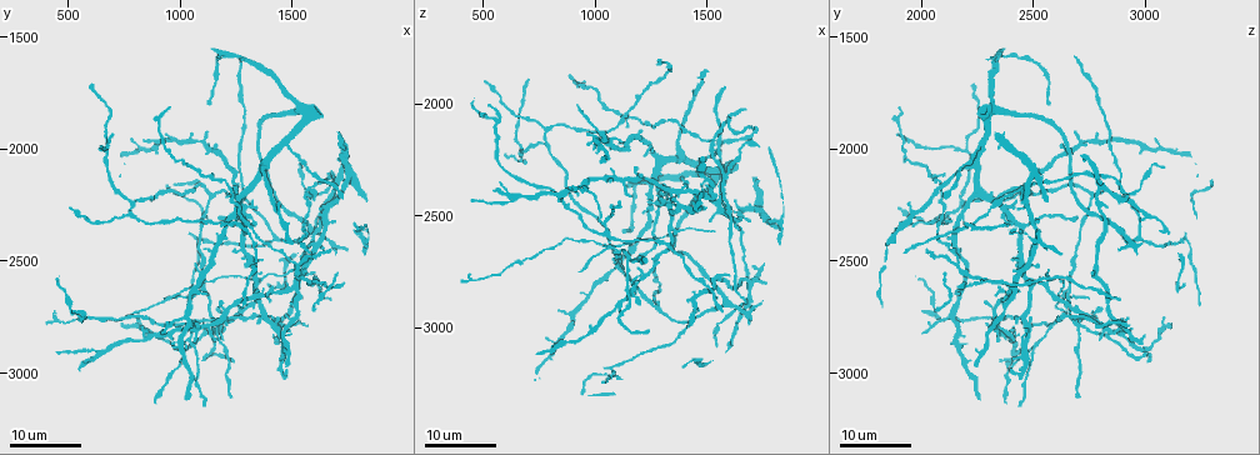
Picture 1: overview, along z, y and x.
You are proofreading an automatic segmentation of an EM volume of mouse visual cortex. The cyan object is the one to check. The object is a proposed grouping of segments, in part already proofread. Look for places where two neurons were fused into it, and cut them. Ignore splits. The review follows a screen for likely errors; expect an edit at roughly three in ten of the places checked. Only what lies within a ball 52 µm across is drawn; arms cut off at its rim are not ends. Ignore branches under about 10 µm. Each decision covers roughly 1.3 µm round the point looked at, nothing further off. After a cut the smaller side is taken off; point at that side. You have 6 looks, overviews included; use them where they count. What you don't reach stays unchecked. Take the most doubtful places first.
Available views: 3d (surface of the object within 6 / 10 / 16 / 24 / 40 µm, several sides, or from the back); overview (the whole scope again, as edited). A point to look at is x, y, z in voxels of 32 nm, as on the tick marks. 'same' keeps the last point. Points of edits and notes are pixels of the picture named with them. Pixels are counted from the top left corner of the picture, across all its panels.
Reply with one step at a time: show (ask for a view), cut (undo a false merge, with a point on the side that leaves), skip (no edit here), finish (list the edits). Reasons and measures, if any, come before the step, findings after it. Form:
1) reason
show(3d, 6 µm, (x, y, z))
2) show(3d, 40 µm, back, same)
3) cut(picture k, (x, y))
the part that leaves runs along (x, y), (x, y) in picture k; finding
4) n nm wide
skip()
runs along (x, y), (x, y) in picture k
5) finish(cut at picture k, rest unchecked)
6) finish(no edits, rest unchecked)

side arm on a straight run
show(3d, 24 µm, (1420, 2400, 2980))

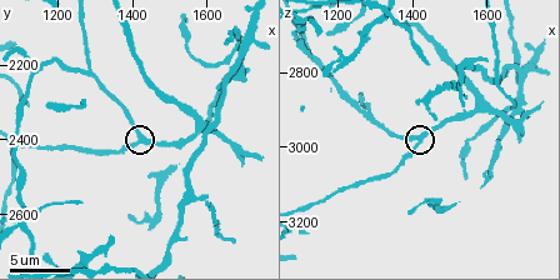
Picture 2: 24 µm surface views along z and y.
show(3d, 10 µm, (1410, 2410, 2990))

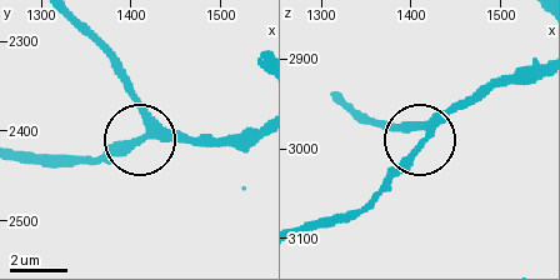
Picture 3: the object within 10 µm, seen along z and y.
3 arms
skip()
runs along (76, 25), (115, 68), (139, 111), (144, 138), (196, 140) in picture 3; all the same neuron

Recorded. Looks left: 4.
three arms meet
show(3d, 10 µm, (1290, 2220, 2900))

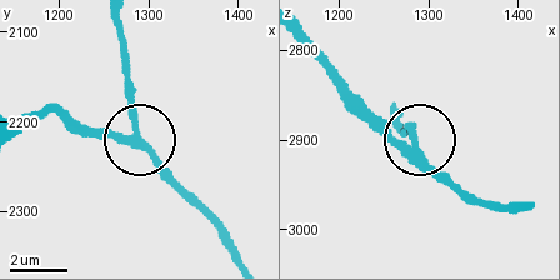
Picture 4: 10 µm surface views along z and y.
show(3d, 6 µm, (1285, 2215, 2910))

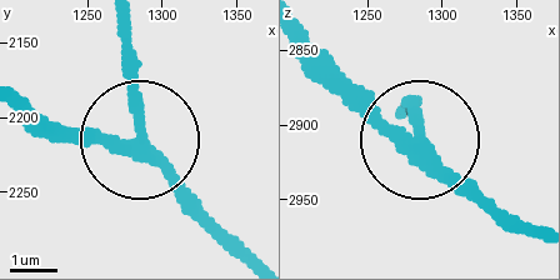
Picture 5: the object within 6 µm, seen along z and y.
290 nm wide
skip()
continuous, no second neuron

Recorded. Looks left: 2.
three arms meet
show(3d, 16 µm, (1130, 2190, 2760))

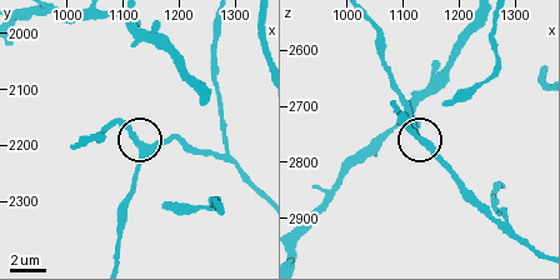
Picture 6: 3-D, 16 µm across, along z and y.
show(3d, 6 µm, (1130, 2195, 2765))

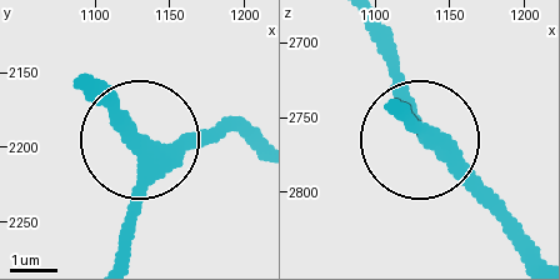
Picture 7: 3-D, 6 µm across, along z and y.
320 nm wide
skip()
runs along (119, 258), (146, 141), (190, 150), (246, 126) in picture 7; one neuron here

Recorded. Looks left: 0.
finish(no edits, rest unchecked)

